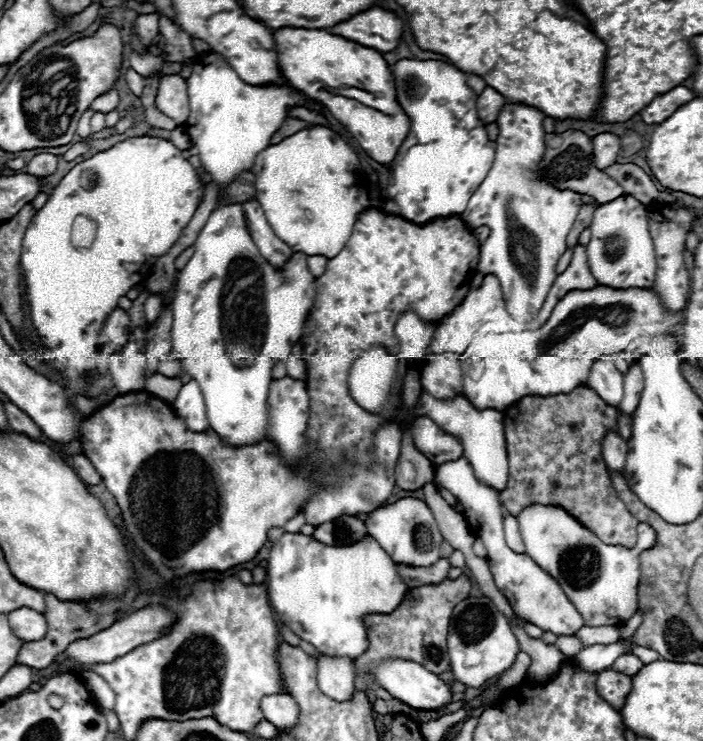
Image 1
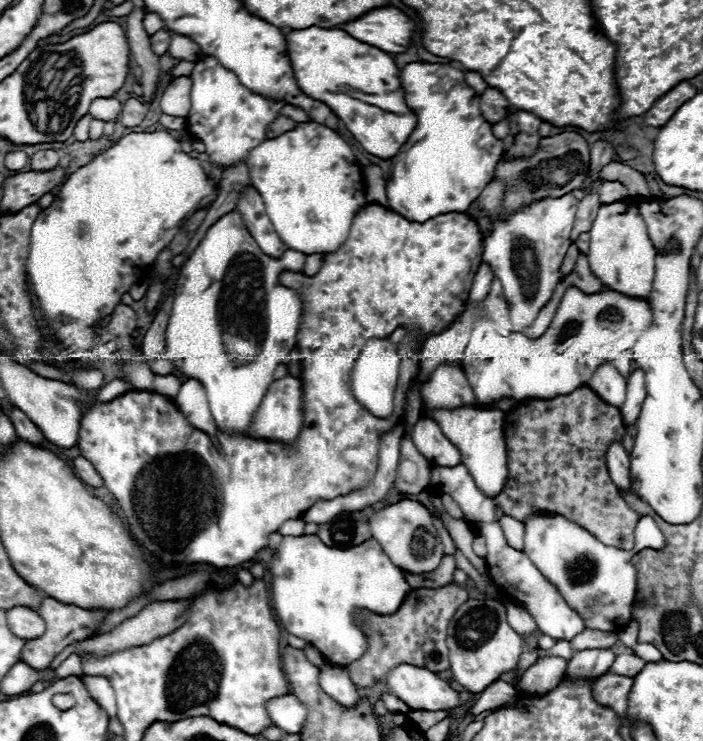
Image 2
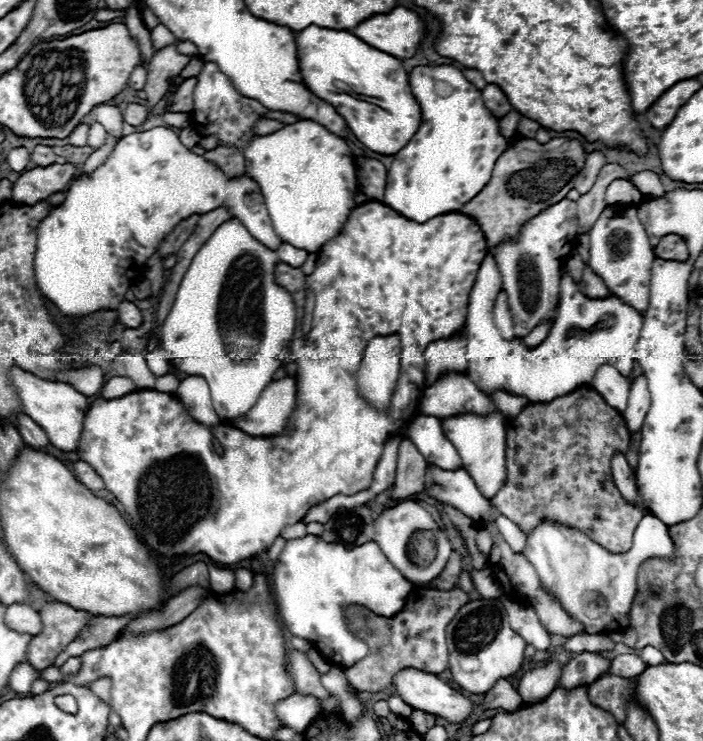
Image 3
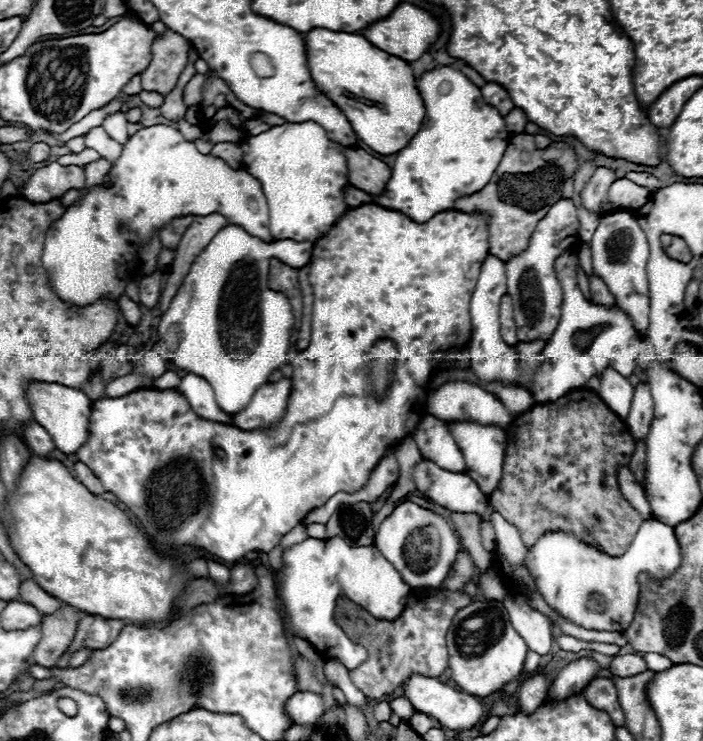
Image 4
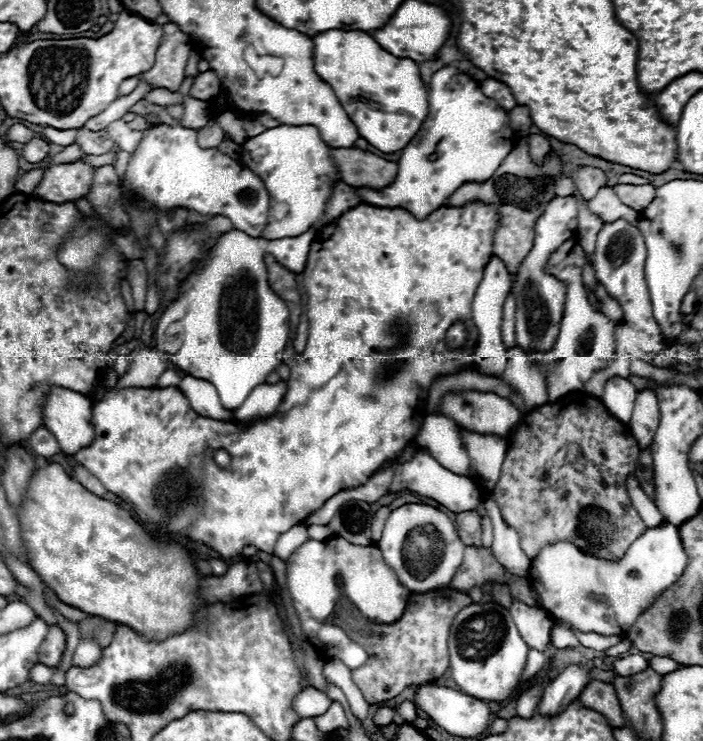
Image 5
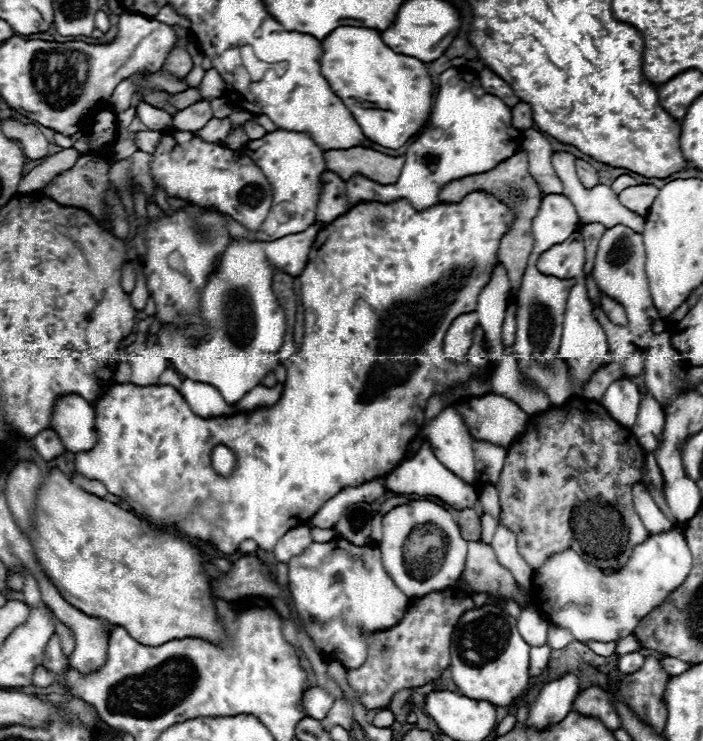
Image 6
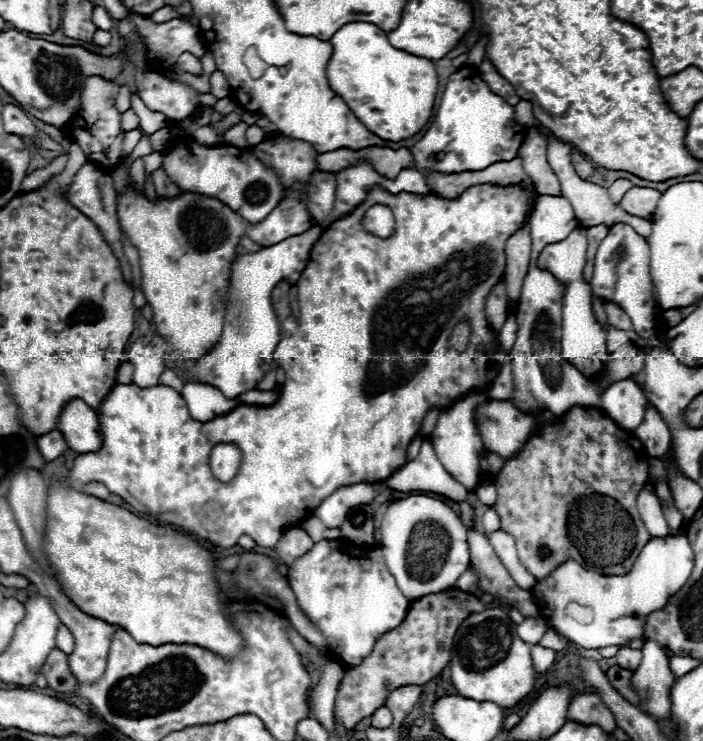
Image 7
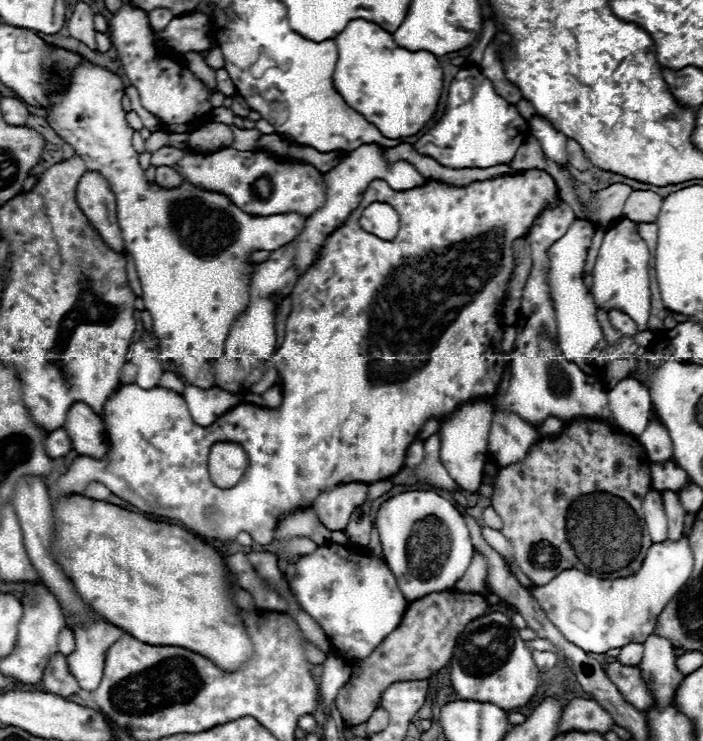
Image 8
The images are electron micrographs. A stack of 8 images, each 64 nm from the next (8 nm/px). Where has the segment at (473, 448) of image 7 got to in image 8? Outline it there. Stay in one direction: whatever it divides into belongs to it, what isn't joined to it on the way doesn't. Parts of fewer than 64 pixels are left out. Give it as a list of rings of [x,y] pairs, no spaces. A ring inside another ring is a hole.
[[[472,400],[466,406],[454,410],[454,414],[440,420],[440,462],[446,466],[448,474],[458,482],[462,490],[476,492],[482,484],[484,464],[488,460],[488,430],[492,418],[492,400]]]

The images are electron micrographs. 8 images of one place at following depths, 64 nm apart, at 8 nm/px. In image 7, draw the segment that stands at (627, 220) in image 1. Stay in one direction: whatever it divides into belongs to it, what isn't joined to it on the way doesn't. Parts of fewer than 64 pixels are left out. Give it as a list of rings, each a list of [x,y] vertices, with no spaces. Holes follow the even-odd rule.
[[[614,224],[598,246],[594,260],[594,276],[590,280],[590,286],[594,294],[598,294],[602,300],[618,304],[630,316],[634,332],[642,336],[646,348],[652,348],[652,346],[662,346],[666,342],[666,328],[662,326],[662,320],[654,306],[648,262],[650,262],[650,250],[646,238],[636,234],[632,226]]]

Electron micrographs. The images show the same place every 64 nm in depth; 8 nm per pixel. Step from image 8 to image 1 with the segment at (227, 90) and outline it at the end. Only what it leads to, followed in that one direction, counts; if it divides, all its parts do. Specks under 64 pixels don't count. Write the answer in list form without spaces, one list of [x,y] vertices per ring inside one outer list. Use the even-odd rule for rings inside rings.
[[[176,74],[160,76],[156,106],[162,114],[172,118],[176,124],[184,124],[188,118],[188,86],[184,78]]]

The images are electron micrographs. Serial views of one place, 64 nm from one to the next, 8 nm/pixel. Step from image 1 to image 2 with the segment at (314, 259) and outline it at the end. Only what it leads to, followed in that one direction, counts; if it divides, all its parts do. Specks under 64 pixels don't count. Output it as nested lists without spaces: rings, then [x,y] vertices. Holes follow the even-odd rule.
[[[310,254],[310,256],[306,258],[304,272],[306,272],[308,276],[314,276],[314,274],[322,268],[322,262],[324,262],[324,256],[322,256],[322,254]]]

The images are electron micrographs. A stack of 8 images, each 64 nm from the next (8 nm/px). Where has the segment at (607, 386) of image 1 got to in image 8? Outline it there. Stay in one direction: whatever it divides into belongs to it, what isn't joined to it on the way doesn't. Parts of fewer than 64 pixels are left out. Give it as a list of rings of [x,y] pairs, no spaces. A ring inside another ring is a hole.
[[[624,378],[610,388],[606,396],[616,426],[638,436],[646,428],[646,422],[652,414],[648,388],[634,378]]]

